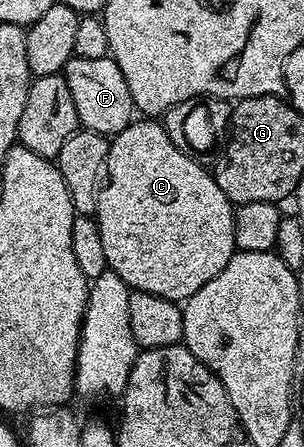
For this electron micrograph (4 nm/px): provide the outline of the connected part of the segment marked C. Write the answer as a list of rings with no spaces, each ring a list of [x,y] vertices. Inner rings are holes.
[[[152,117],[137,118],[126,129],[122,129],[122,133],[114,136],[108,149],[108,179],[100,191],[94,218],[98,225],[98,233],[102,233],[102,246],[106,252],[108,270],[122,277],[122,281],[129,289],[154,293],[167,299],[187,301],[194,293],[198,293],[198,289],[202,289],[202,285],[206,285],[206,281],[210,281],[210,277],[218,277],[218,273],[222,273],[222,269],[230,261],[230,257],[236,254],[237,249],[234,241],[233,203],[228,200],[226,193],[222,193],[222,189],[218,189],[218,181],[212,176],[211,170],[207,166],[204,168],[196,160],[199,158],[193,157],[179,142],[177,143],[168,136],[167,129],[160,124],[160,121]]]

